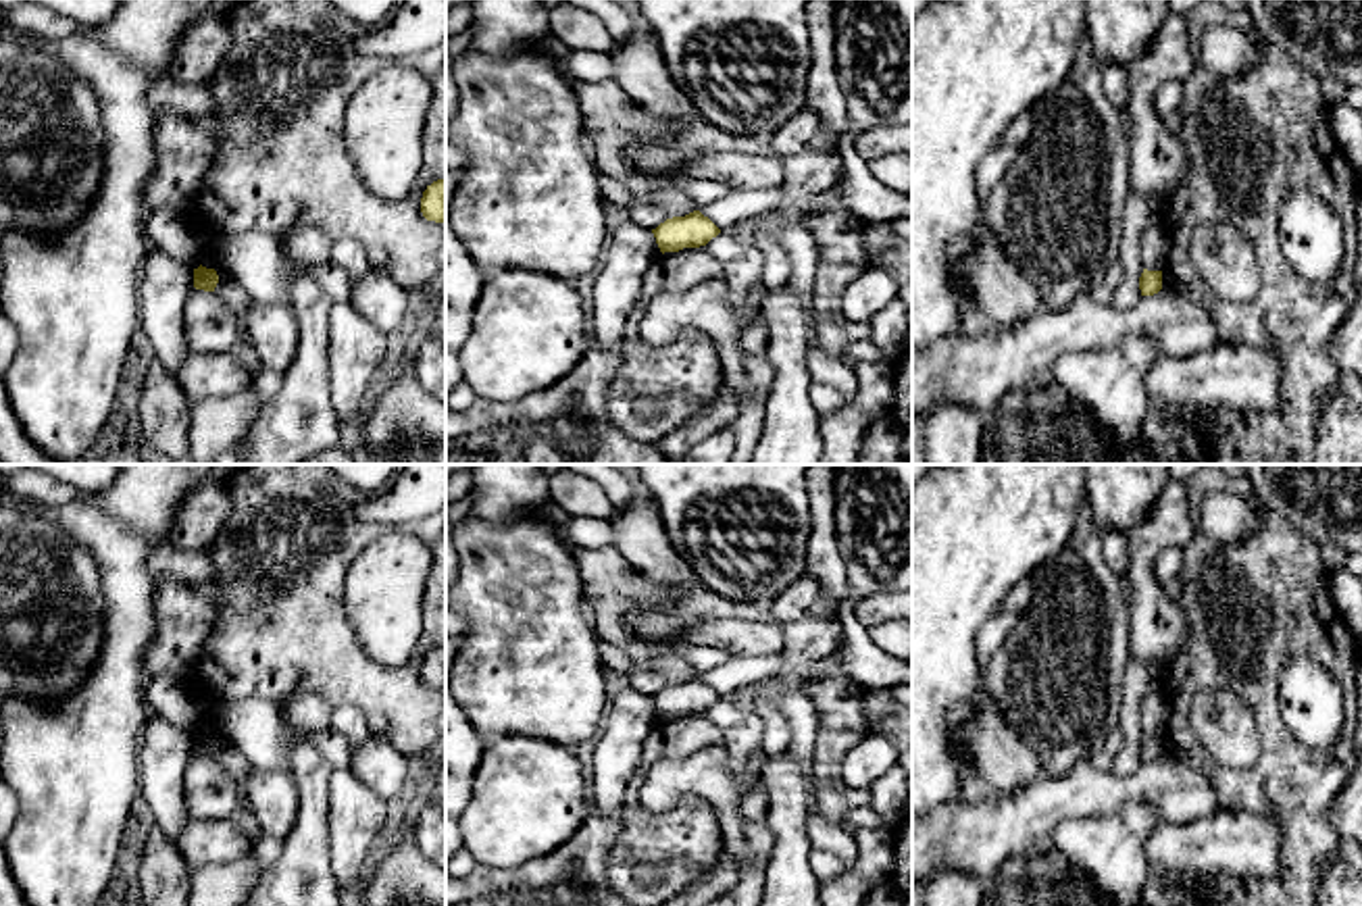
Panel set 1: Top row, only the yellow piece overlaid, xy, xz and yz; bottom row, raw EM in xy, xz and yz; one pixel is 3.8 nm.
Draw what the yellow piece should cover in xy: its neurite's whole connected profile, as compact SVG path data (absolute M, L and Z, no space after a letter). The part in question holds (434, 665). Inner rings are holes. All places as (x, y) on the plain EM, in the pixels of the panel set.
M437 646L423 658L421 679L427 687L446 689L446 646Z

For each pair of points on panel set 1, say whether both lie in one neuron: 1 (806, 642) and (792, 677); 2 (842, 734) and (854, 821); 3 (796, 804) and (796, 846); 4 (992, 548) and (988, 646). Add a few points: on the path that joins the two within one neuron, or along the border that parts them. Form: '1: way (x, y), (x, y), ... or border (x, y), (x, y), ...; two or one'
1: way (798, 650), (794, 669); one
2: border (867, 802), (850, 809), (842, 823); two
3: way (796, 815), (796, 836); one
4: border (994, 615), (977, 632), (977, 661), (981, 667); two

